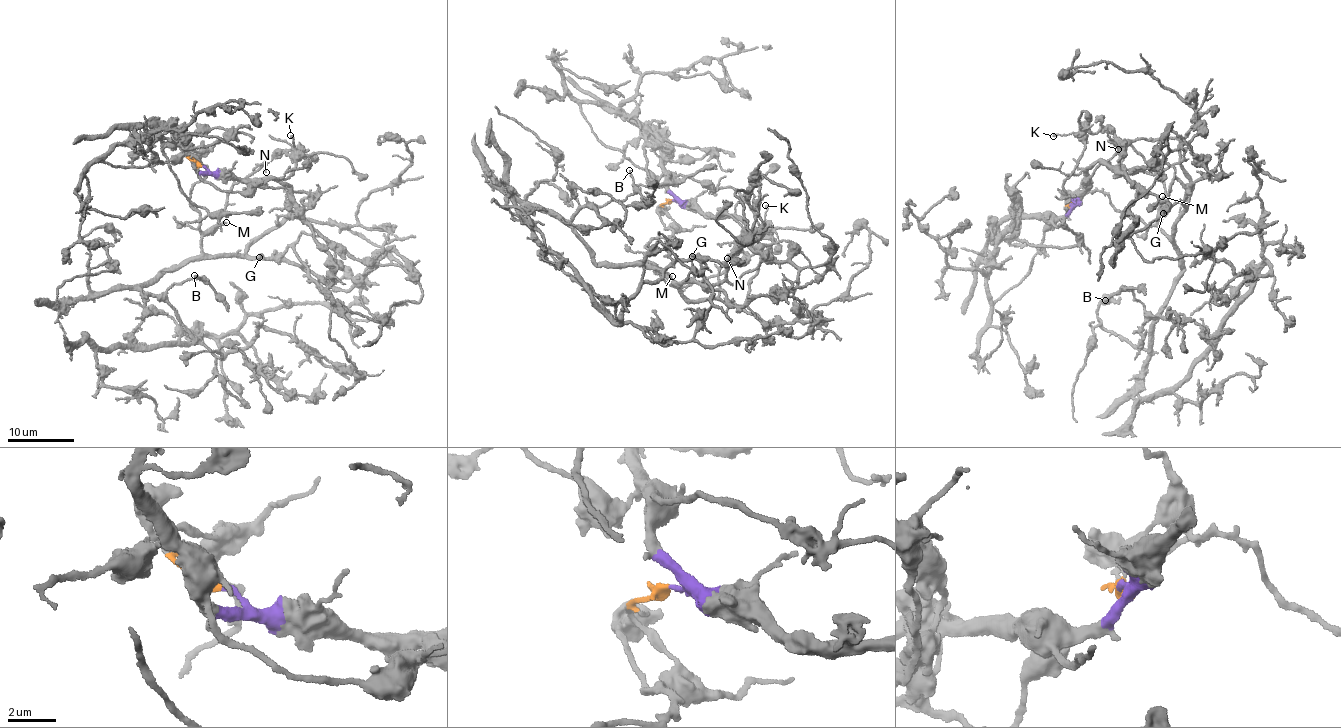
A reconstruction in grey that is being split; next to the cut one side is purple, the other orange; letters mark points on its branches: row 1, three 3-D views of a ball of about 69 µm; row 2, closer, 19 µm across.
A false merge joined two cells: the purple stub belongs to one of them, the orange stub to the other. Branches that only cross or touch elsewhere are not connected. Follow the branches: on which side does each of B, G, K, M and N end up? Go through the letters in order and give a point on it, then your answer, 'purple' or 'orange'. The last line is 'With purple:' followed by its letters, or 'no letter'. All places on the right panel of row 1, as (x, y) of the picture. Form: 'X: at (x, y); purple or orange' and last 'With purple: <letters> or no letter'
B: at (1105, 300); orange
G: at (1163, 213); orange
K: at (1053, 136); purple
M: at (1162, 196); orange
N: at (1118, 149); orange
With purple: K

